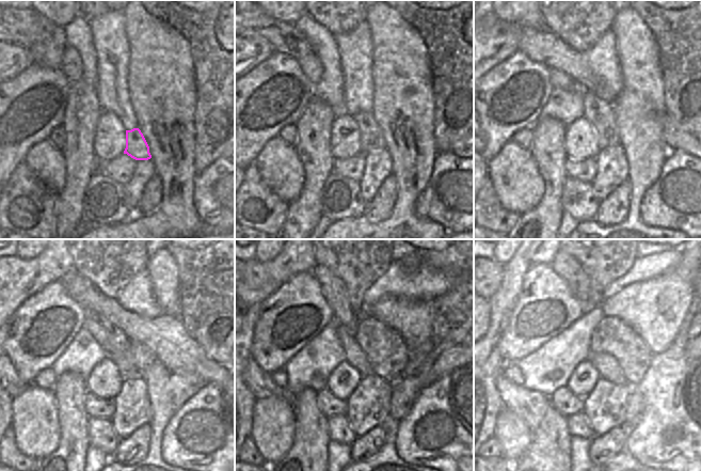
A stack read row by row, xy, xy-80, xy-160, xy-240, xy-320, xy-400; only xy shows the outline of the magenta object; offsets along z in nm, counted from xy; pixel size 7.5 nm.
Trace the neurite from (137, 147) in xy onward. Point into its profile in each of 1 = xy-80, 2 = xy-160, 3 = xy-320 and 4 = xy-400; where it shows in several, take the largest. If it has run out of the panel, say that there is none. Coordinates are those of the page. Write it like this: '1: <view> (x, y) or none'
1: xy-80 (371, 140)
2: xy-160 (600, 113)
3: xy-320 (333, 287)
4: xy-400 (566, 266)

